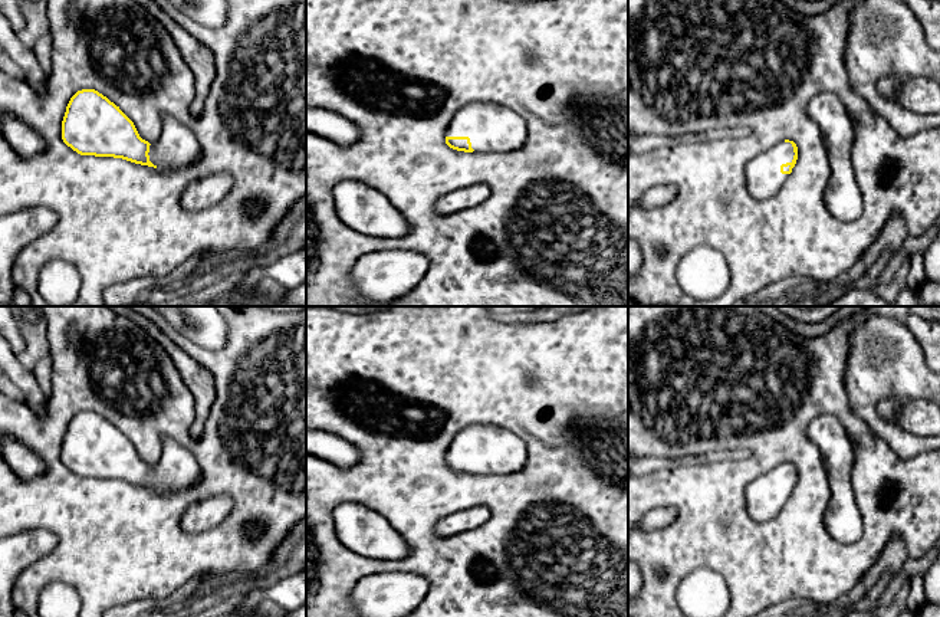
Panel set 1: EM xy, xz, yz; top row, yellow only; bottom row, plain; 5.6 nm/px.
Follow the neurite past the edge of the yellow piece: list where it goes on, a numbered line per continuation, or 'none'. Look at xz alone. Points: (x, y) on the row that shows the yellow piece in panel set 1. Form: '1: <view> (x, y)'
1: xz (492, 128)

